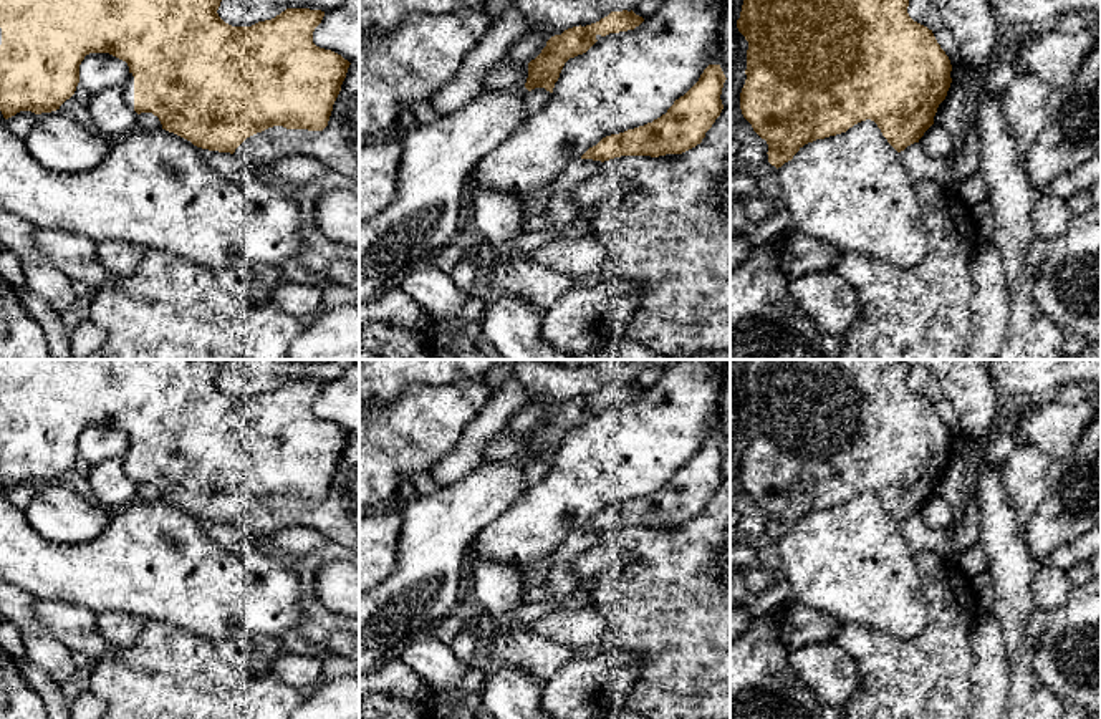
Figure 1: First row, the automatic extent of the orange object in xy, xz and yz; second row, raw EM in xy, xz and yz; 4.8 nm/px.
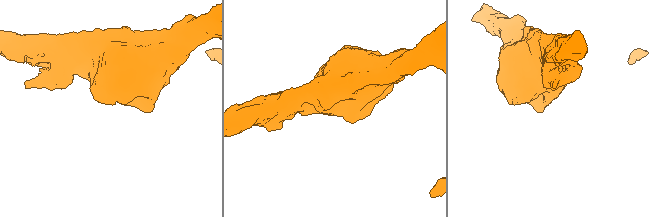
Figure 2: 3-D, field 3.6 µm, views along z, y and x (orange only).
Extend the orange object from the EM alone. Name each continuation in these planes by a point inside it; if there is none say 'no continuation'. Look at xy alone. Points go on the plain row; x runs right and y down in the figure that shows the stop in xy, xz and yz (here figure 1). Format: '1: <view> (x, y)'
1: xy (128, 458)

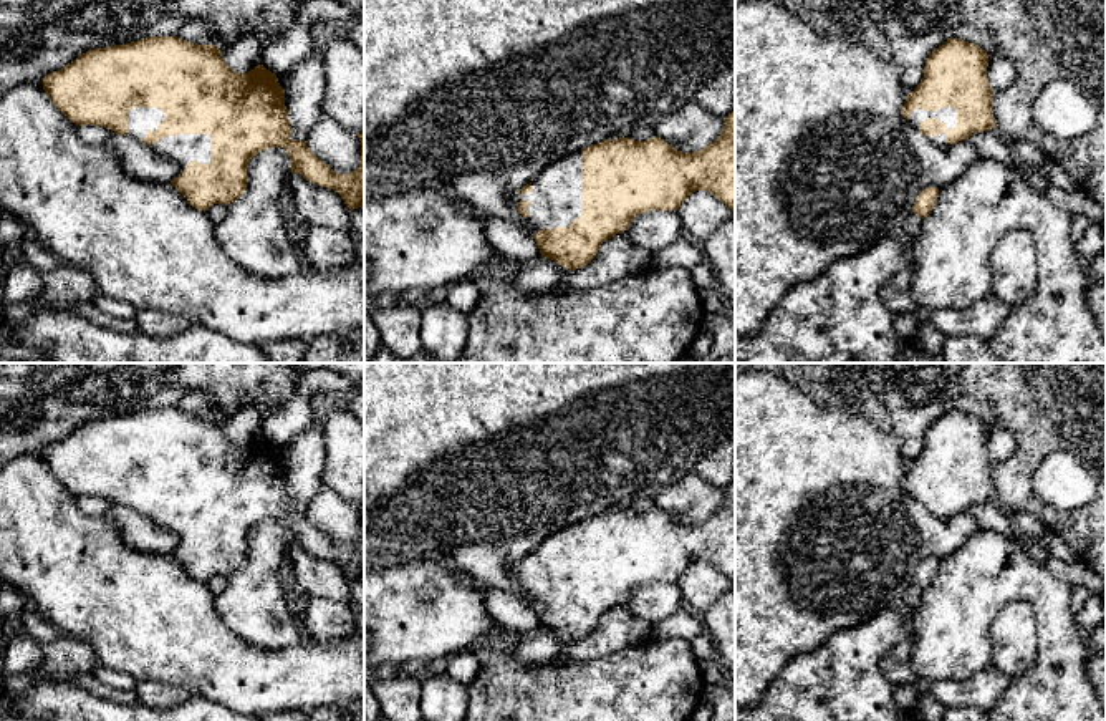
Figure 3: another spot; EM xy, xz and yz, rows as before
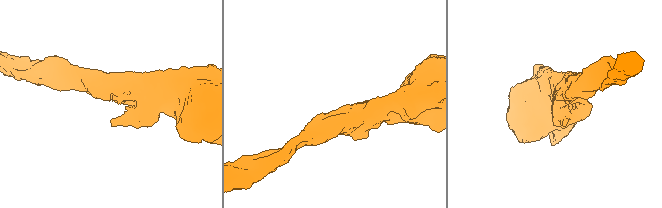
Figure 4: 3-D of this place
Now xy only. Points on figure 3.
1: xy (182, 519)

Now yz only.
1: yz (946, 486)

